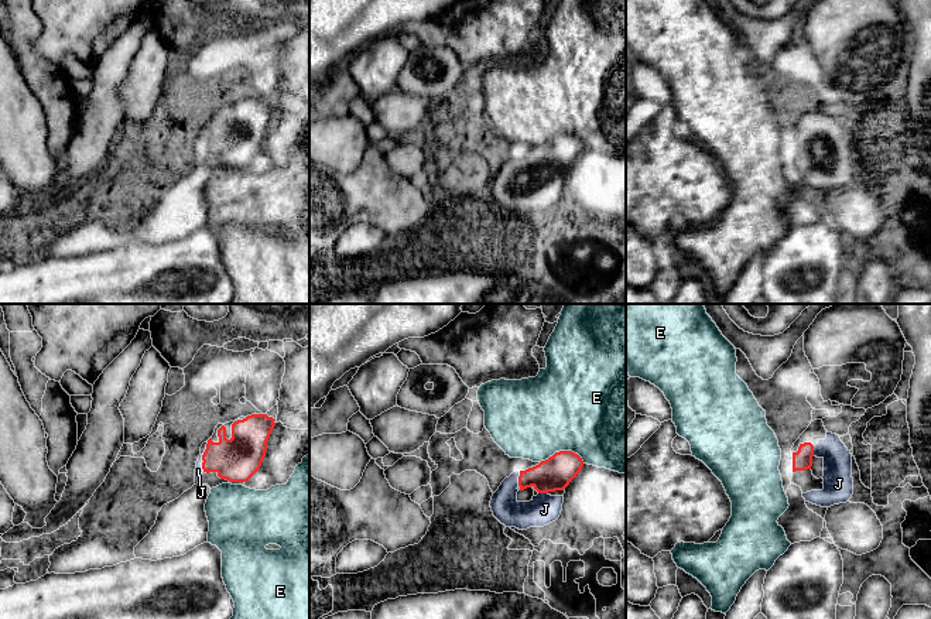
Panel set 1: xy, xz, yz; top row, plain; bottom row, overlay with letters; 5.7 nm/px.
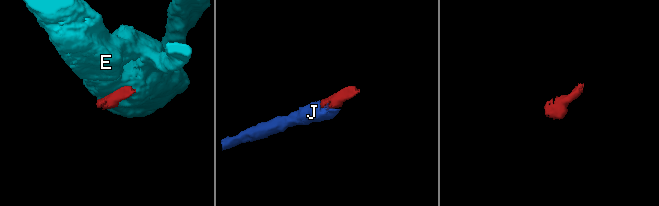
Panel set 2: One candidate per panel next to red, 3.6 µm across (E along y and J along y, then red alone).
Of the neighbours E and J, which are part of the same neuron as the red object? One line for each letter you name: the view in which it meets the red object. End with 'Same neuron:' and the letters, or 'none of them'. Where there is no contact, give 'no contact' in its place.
J: meets red in xy
Same neuron: J

